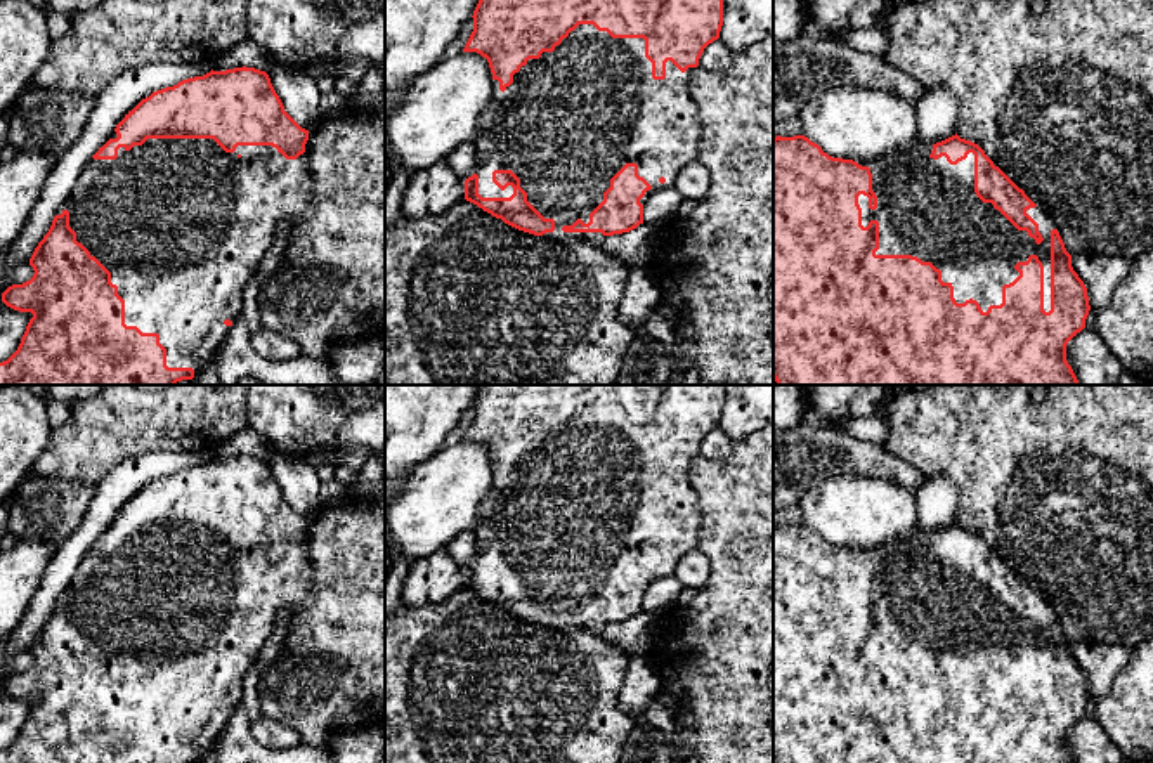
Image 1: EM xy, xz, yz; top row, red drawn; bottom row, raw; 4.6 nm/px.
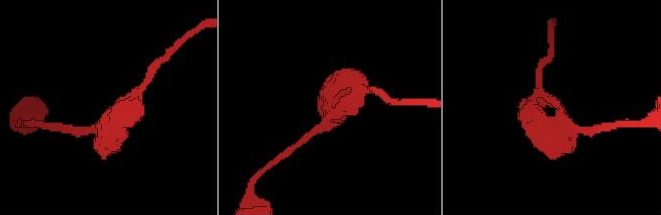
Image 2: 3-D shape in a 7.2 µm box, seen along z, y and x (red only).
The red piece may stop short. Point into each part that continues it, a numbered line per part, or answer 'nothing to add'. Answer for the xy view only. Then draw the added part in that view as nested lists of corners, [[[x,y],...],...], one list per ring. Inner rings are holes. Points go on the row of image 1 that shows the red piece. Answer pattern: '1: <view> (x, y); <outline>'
1: xy (181, 224); [[[147,139],[142,146],[134,146],[130,151],[120,147],[116,160],[92,158],[55,215],[61,215],[64,210],[69,212],[69,227],[76,232],[76,241],[111,272],[111,283],[118,286],[118,295],[125,300],[125,324],[137,326],[142,333],[158,333],[160,343],[166,349],[166,366],[192,368],[194,375],[198,375],[203,368],[213,364],[232,324],[241,317],[243,290],[269,251],[277,224],[288,218],[293,225],[312,210],[312,199],[314,180],[309,160],[303,154],[296,160],[286,160],[272,146],[238,146],[234,153],[225,153],[213,139]]]

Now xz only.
1: xz (573, 118); [[[579,24],[553,52],[529,59],[505,92],[492,80],[492,97],[480,116],[479,134],[472,142],[477,151],[473,173],[479,175],[482,198],[510,198],[513,187],[501,191],[492,182],[494,170],[511,170],[527,192],[527,201],[555,220],[546,239],[584,239],[598,243],[602,232],[563,232],[577,218],[590,222],[590,213],[603,201],[610,179],[626,165],[636,163],[638,175],[652,189],[640,203],[659,191],[676,186],[685,165],[697,160],[700,147],[699,108],[692,97],[692,75],[666,62],[666,78],[652,78],[652,62],[645,57],[643,38],[612,38],[593,24]]]

